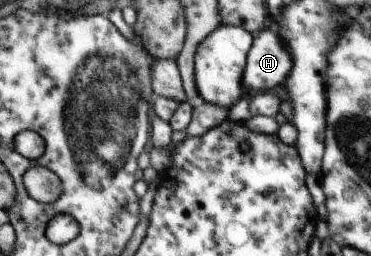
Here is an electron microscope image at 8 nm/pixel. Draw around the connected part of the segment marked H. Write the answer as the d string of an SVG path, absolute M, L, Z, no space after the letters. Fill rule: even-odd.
M265 29L255 37L244 68L244 85L251 95L283 86L293 62L277 31Z

